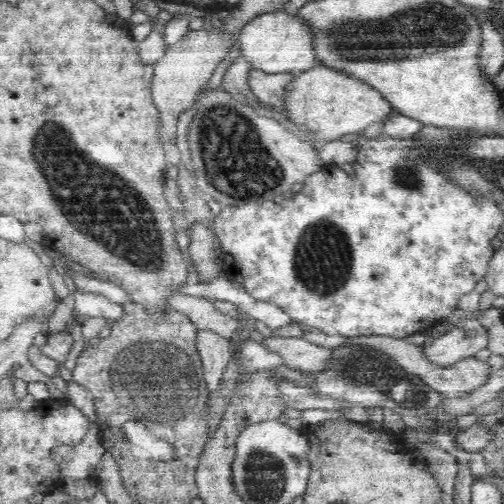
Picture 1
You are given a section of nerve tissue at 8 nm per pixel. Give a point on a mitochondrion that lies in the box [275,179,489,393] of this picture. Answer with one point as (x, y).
(323, 264)

